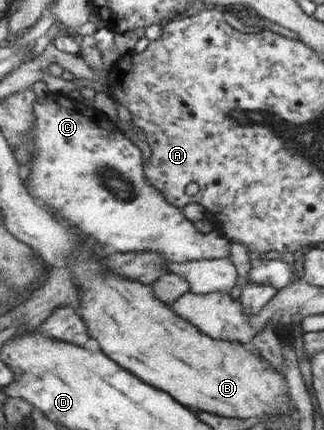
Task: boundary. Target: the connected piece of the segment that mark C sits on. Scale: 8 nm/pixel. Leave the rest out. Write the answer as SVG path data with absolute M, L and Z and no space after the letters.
M48 94L36 100L34 113L37 120L29 136L35 143L35 156L31 165L26 167L28 171L24 176L34 197L55 217L62 218L62 221L80 229L100 244L112 246L117 252L160 253L171 263L230 257L231 241L227 237L214 231L200 233L186 218L182 206L174 205L160 189L144 180L145 165L140 147L134 145L132 139L128 141L114 123L114 139L110 139L110 131L100 125L102 115L96 107L78 107L66 97Z

